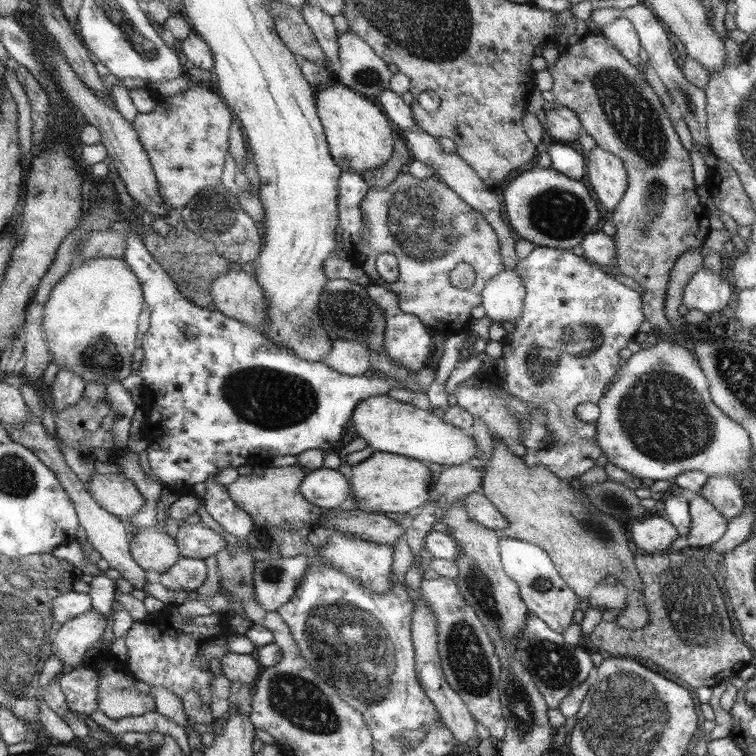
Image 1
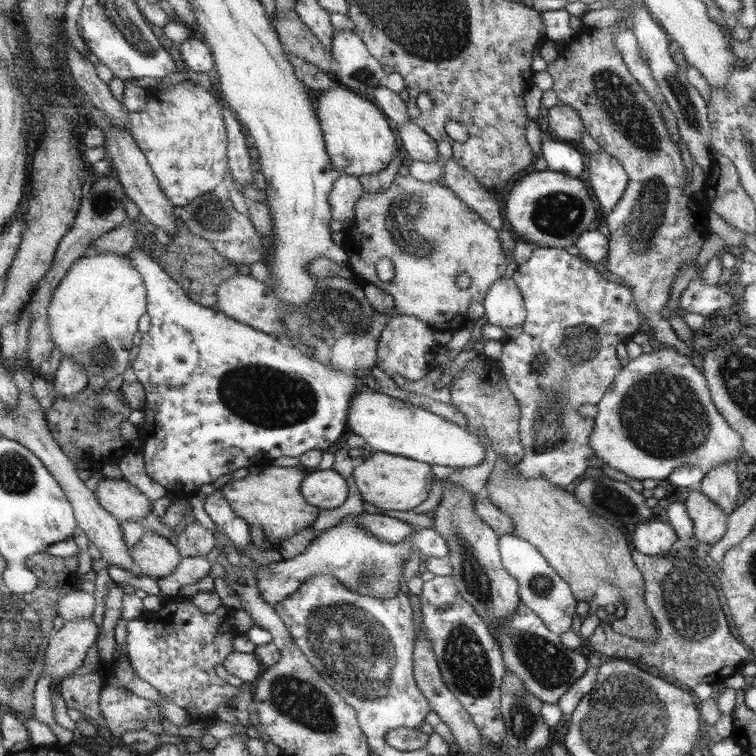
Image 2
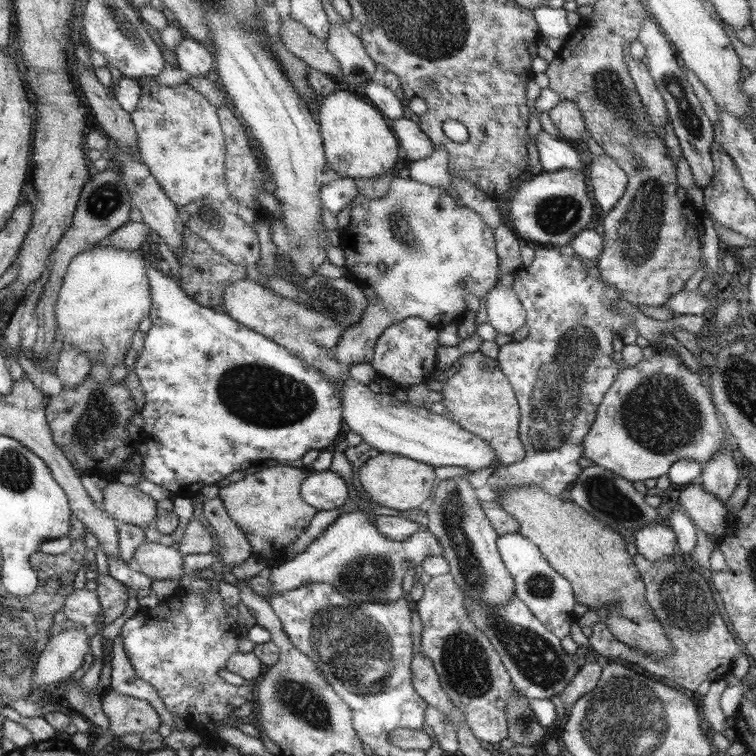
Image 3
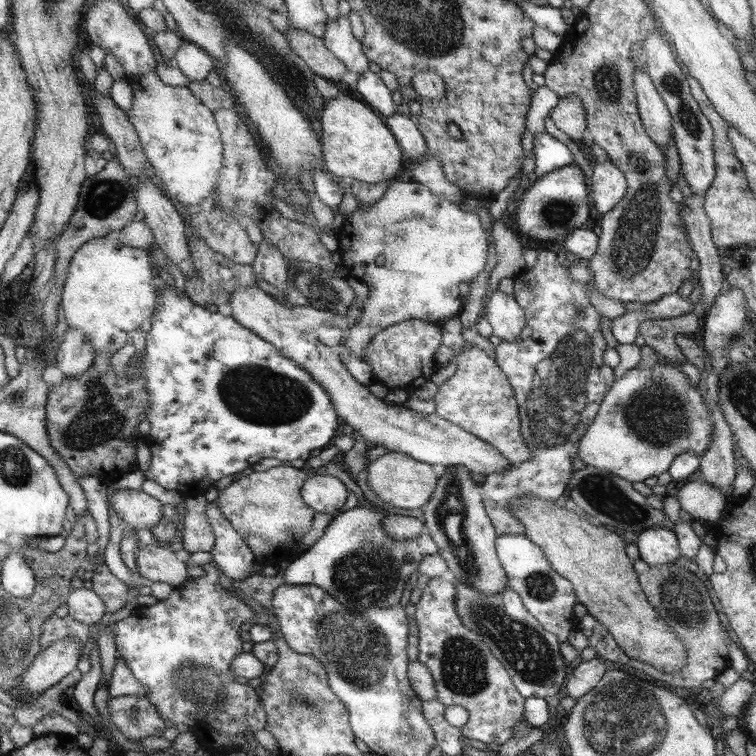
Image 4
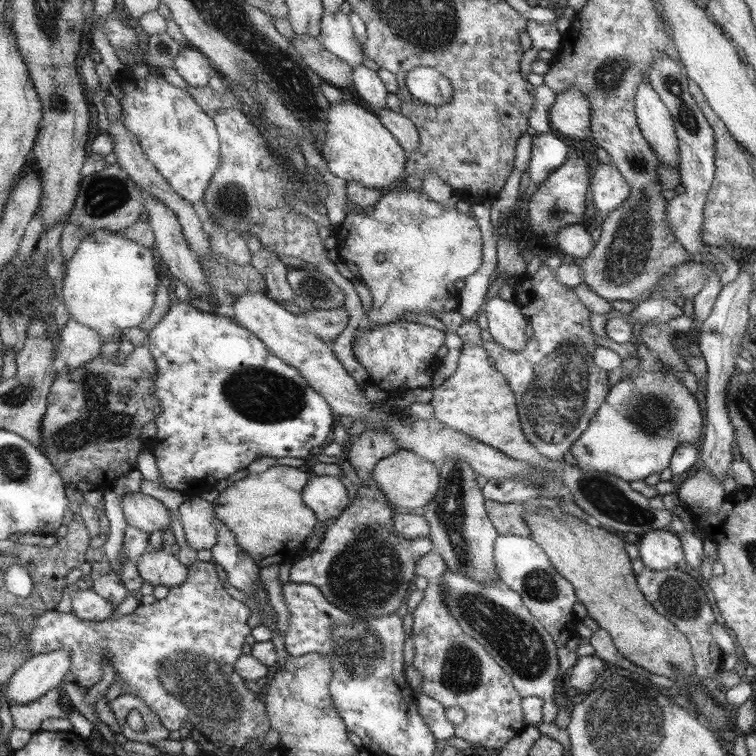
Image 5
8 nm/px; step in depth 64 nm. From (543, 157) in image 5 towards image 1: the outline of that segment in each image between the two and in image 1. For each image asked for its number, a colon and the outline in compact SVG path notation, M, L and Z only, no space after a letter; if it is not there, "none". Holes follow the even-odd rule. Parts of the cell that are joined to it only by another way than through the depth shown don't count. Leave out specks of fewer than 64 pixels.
1: M547 142L543 146L551 158L551 168L565 174L567 178L573 178L577 182L583 180L585 166L583 166L583 152L575 148L573 144L557 144L557 142Z
2: M549 132L541 134L541 154L547 162L547 170L555 170L559 174L569 174L579 178L583 170L581 150L569 142L557 142Z
3: M539 132L535 136L535 146L539 152L539 162L543 172L559 172L559 170L583 170L577 152L573 150L573 142L561 140L547 132Z
4: M547 132L535 134L531 154L535 158L535 178L541 178L543 174L549 174L553 170L561 170L565 166L575 166L569 148Z

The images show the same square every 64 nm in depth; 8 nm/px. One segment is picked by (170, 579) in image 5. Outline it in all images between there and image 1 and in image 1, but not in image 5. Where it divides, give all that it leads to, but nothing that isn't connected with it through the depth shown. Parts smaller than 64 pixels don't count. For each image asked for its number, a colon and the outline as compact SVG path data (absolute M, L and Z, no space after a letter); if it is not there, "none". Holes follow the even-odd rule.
1: M161 524L157 528L139 528L131 536L129 552L143 570L155 570L159 574L167 572L181 558L175 536L169 536Z
2: M149 530L135 542L133 548L129 548L129 552L143 578L173 574L179 562L183 562L183 556L179 556L179 548L175 548L171 538L157 536Z
3: M143 542L131 554L131 558L139 564L139 572L155 580L171 580L183 576L183 552L175 550L167 544Z
4: M147 544L135 552L137 572L151 582L163 582L171 586L181 586L189 578L187 564L177 560L177 556L163 544Z

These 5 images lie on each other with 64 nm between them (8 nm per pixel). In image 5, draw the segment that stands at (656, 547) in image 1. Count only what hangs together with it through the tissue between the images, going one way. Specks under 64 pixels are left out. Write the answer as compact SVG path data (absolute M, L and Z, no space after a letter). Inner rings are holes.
M651 530L639 540L639 562L649 570L669 570L683 566L683 552L677 534Z

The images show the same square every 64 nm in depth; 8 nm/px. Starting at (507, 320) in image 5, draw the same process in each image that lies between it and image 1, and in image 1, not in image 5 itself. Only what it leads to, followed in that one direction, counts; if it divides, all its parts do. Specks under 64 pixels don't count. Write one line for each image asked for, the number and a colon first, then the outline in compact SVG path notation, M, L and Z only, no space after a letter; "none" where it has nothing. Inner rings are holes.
1: M511 268L497 274L487 286L481 290L483 296L483 310L485 316L499 324L501 320L515 320L523 312L523 298L525 298L525 284L521 274Z
2: M501 276L499 282L493 282L481 306L485 308L487 324L497 324L503 330L511 326L521 326L525 322L527 310L523 308L523 294L519 292L513 276Z
3: M497 284L491 288L485 296L485 314L487 324L499 334L513 334L527 322L527 310L521 306L513 286Z
4: M491 286L489 298L485 300L485 320L493 328L493 336L511 344L517 340L521 328L527 324L523 308L517 304L513 294L503 294L499 288Z

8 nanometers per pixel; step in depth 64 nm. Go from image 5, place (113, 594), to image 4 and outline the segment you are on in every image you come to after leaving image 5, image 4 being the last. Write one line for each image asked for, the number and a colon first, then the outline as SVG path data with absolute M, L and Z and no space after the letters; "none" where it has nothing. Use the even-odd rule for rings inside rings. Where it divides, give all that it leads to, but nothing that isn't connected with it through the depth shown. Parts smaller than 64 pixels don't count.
4: M97 566L93 572L93 592L101 598L105 610L109 614L115 614L117 610L121 610L125 604L129 604L129 594L127 594L127 586L117 580L113 574L109 574L107 566Z

